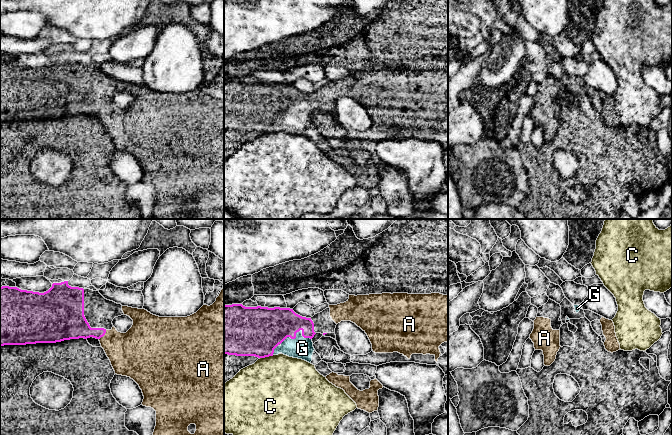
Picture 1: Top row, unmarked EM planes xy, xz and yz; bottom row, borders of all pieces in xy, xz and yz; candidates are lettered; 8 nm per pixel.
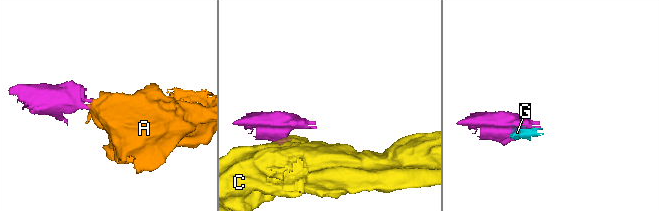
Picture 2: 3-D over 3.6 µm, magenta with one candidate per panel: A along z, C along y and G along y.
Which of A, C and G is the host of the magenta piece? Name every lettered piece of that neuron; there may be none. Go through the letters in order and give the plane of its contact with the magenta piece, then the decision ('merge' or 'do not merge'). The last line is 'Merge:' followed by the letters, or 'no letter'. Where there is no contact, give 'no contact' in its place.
A: contact in xy; merge
C: contact in xz; do not merge
G: contact in xz; merge
Merge: A, G

